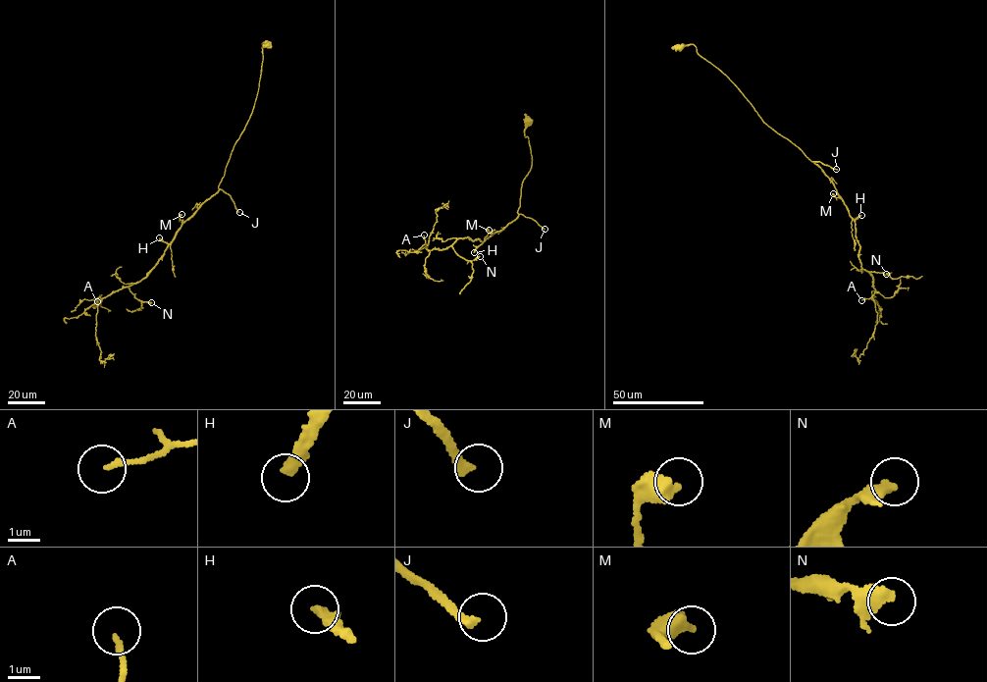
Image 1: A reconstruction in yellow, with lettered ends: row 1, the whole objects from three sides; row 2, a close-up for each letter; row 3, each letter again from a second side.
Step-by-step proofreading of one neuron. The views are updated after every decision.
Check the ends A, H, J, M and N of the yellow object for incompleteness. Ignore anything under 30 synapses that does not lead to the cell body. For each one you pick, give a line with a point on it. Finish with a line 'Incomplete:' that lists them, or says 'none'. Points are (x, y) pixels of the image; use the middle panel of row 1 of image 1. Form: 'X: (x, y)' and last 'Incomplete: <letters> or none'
H: (474, 252)
J: (545, 229)
Incomplete: H, J

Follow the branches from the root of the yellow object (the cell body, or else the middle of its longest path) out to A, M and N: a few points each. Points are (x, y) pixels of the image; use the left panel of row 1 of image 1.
A: (267, 44), (262, 44), (253, 109), (232, 150), (218, 190), (181, 225), (144, 278), (97, 301)
M: (267, 44), (262, 44), (261, 71), (253, 109), (232, 150), (218, 190), (183, 222), (180, 218), (181, 214)
N: (267, 44), (262, 44), (253, 109), (218, 190), (181, 225), (151, 271), (128, 287), (138, 300), (151, 302)

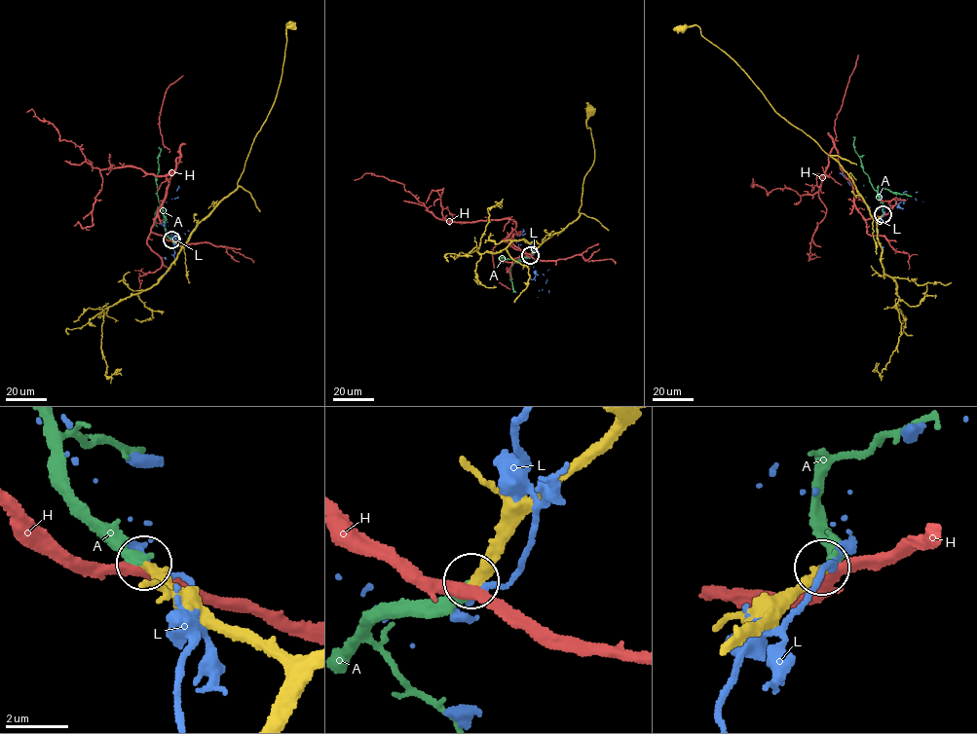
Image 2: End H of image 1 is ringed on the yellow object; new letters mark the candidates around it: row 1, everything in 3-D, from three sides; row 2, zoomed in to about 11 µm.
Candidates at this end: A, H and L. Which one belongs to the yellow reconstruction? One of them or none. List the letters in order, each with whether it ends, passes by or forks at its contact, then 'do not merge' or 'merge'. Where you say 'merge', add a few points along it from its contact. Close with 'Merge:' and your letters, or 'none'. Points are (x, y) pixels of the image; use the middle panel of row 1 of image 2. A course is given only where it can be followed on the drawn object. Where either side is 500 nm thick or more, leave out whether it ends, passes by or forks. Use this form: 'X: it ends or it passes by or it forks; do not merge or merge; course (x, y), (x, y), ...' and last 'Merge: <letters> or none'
A: it ends; merge; course (530, 255), (521, 261), (500, 256), (499, 259)
H: it passes by; do not merge
L: it passes by; do not merge
Merge: A

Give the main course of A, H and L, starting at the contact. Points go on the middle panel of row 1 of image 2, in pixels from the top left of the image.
A: (530, 255), (521, 261), (500, 256), (499, 259)
H: (530, 256), (506, 241), (519, 235), (509, 219), (437, 219), (401, 183), (371, 173), (354, 180)
L: (531, 255), (524, 258), (517, 248), (520, 244), (516, 241), (525, 233), (523, 229)

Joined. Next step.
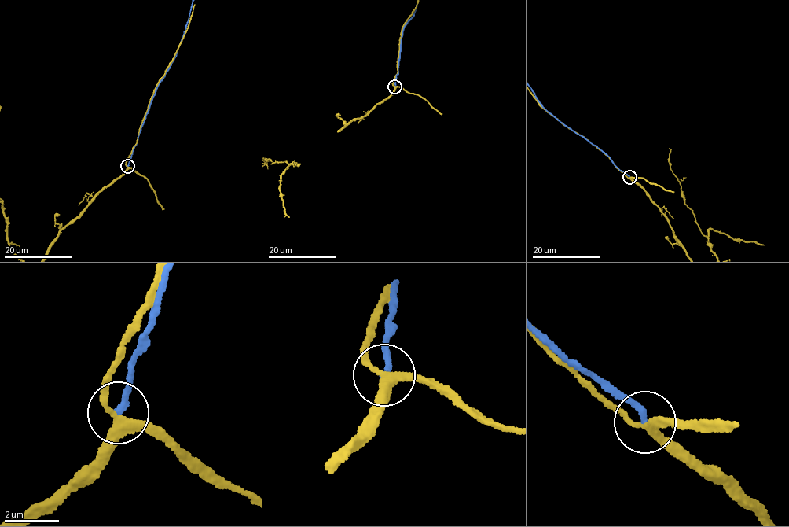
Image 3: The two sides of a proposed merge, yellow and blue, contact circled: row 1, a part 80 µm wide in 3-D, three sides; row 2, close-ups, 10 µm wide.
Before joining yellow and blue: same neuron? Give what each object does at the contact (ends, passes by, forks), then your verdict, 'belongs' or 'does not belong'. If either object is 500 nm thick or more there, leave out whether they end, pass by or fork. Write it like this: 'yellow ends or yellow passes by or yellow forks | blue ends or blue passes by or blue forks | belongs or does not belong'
yellow forks | blue ends | does not belong

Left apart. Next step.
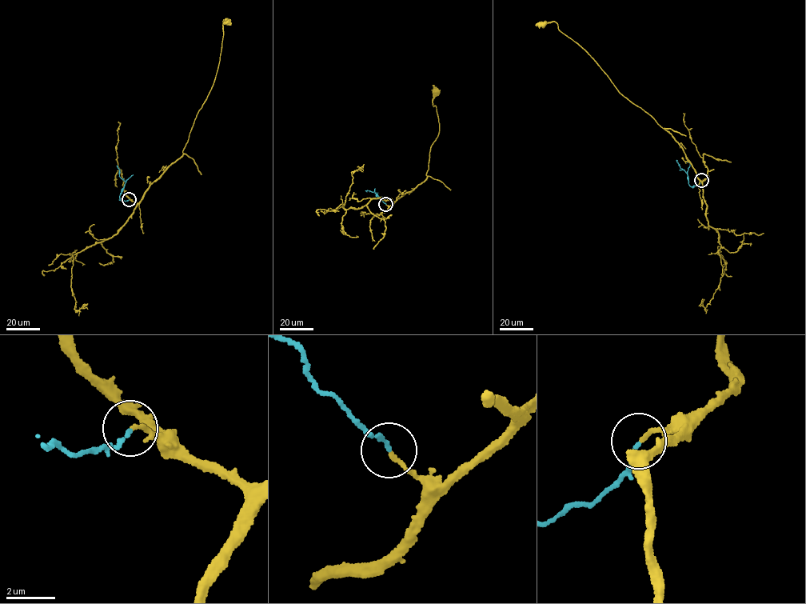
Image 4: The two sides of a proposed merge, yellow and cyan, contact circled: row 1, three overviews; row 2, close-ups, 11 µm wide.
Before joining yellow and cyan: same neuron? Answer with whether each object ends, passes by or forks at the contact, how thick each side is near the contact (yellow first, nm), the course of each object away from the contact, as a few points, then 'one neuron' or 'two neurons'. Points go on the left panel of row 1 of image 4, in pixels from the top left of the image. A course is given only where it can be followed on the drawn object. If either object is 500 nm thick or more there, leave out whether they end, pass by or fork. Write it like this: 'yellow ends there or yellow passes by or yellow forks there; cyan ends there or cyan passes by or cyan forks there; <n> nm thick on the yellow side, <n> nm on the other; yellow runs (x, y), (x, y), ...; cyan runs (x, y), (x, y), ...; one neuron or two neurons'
yellow ends there; cyan ends there; 160 nm thick on the yellow side, 140 nm on the other; yellow runs (129, 199), (139, 202), (144, 192), (182, 155), (194, 121), (215, 77), (223, 37), (222, 22), (227, 22); cyan runs (129, 199), (125, 201), (119, 197), (125, 182), (119, 176), (117, 165); one neuron

